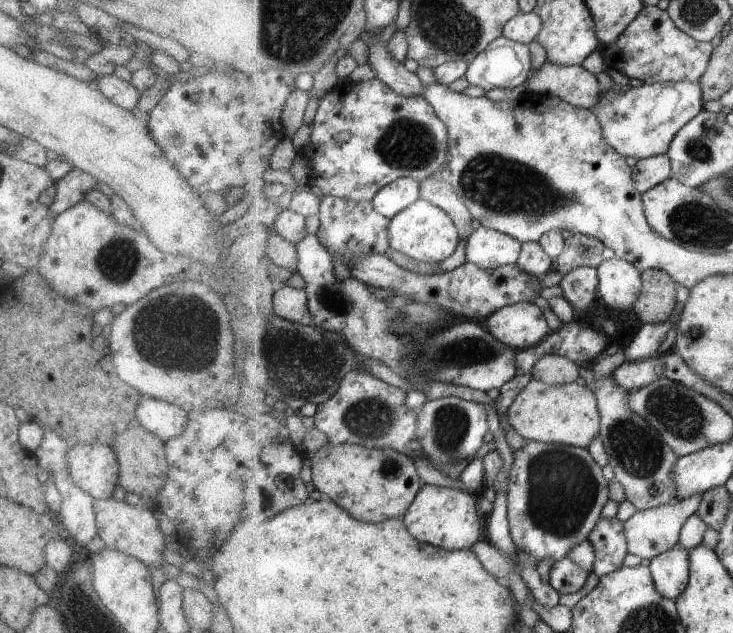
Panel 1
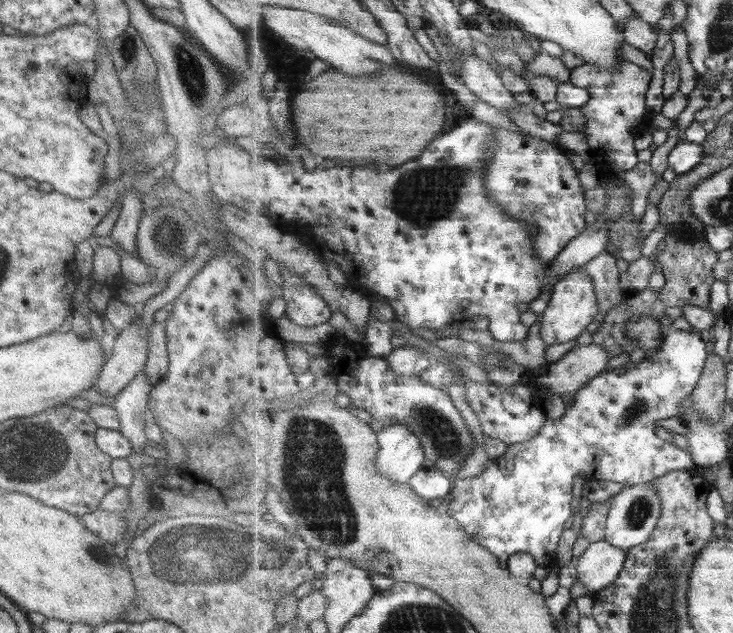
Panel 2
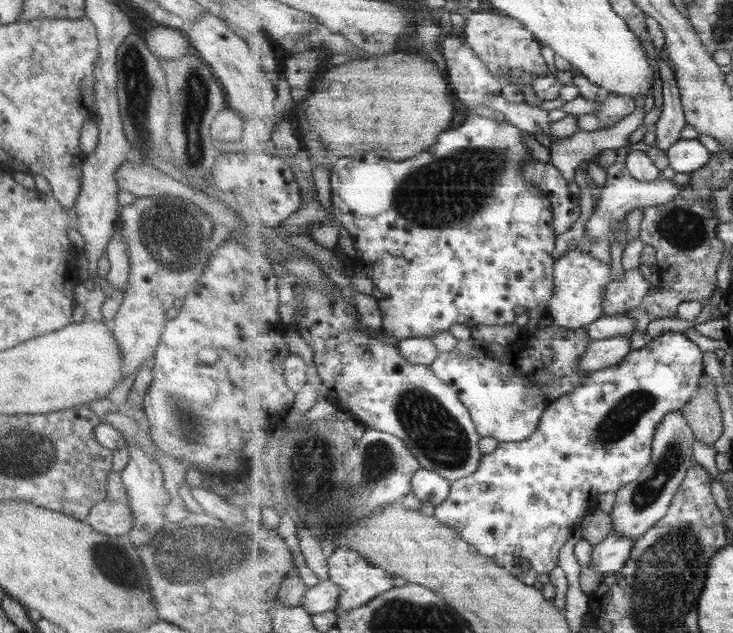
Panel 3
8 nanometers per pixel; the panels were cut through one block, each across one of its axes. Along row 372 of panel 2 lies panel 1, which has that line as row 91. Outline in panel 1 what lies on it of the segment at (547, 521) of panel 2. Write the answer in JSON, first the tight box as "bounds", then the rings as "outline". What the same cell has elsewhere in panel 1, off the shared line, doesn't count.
{"bounds":[592,81,704,161],"outline":[[[698,81],[641,83],[639,86],[615,84],[605,91],[603,100],[592,112],[603,126],[607,144],[611,144],[619,154],[639,161],[668,153],[679,130],[704,110],[703,103],[703,86]]]}

